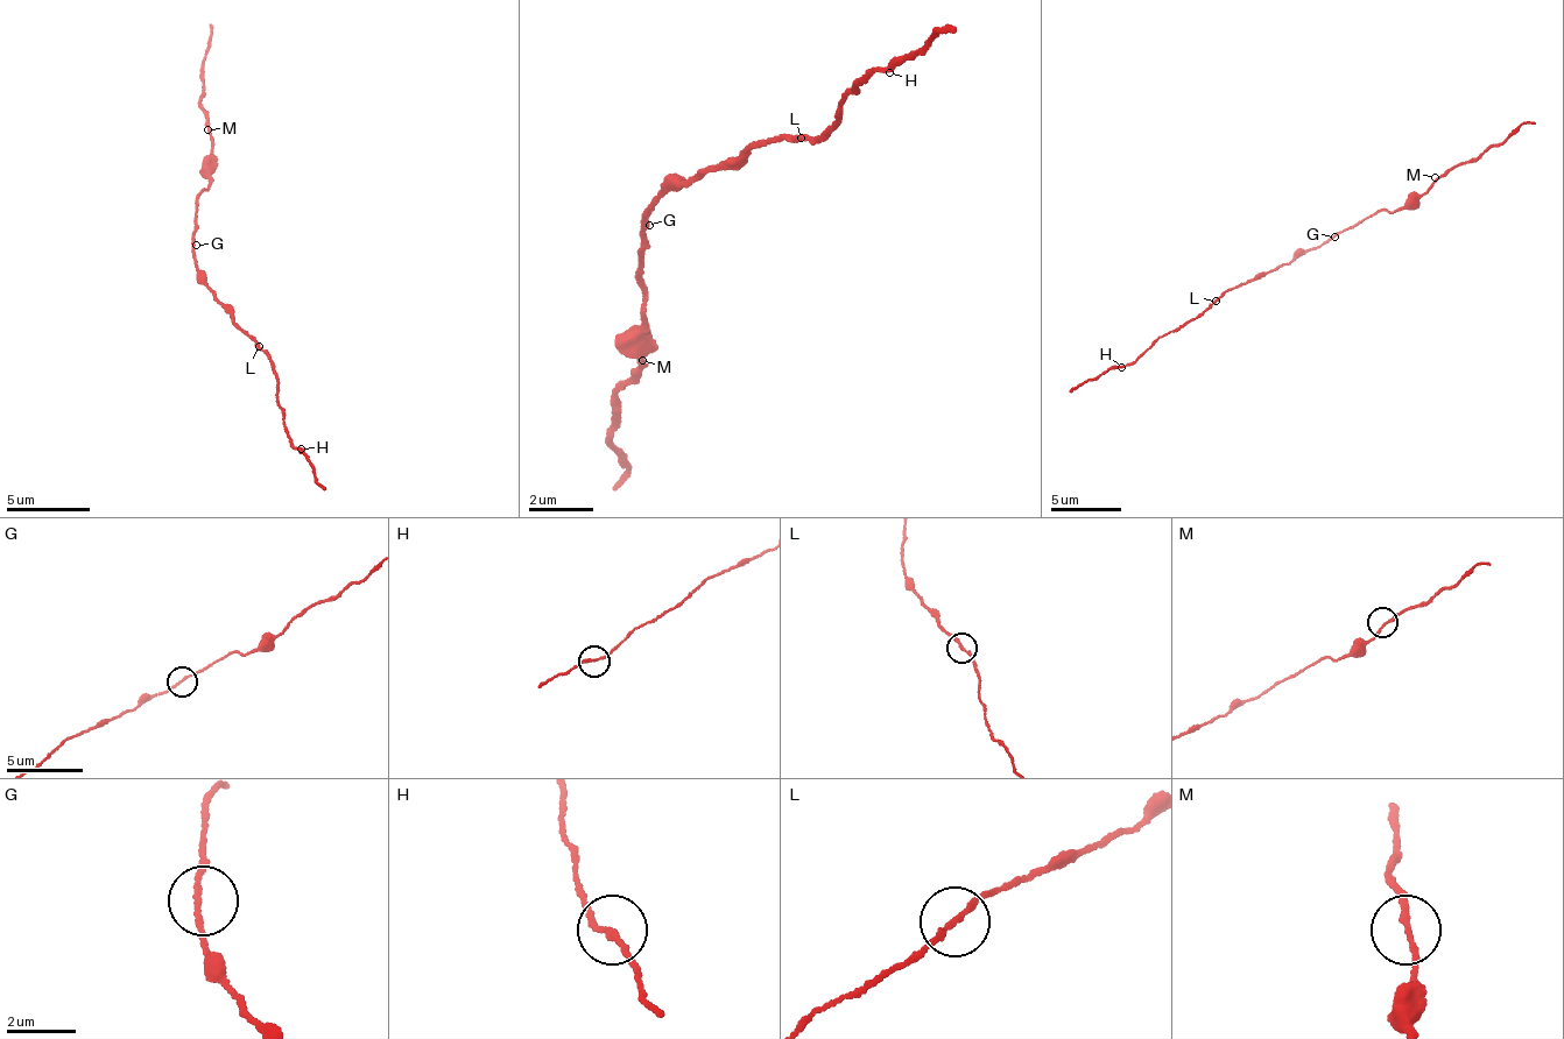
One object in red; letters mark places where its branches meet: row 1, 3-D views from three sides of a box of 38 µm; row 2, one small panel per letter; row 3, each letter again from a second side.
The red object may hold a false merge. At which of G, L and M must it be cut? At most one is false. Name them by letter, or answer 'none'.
none

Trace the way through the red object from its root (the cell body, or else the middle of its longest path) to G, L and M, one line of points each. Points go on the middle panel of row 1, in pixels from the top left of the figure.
G: (670, 192), (663, 190), (657, 198), (649, 225)
L: (670, 192), (690, 186), (706, 170), (720, 165), (734, 169), (758, 145), (781, 138), (798, 145), (801, 141)
M: (670, 192), (657, 198), (640, 244), (641, 336), (649, 346), (640, 357), (648, 360), (642, 360)

